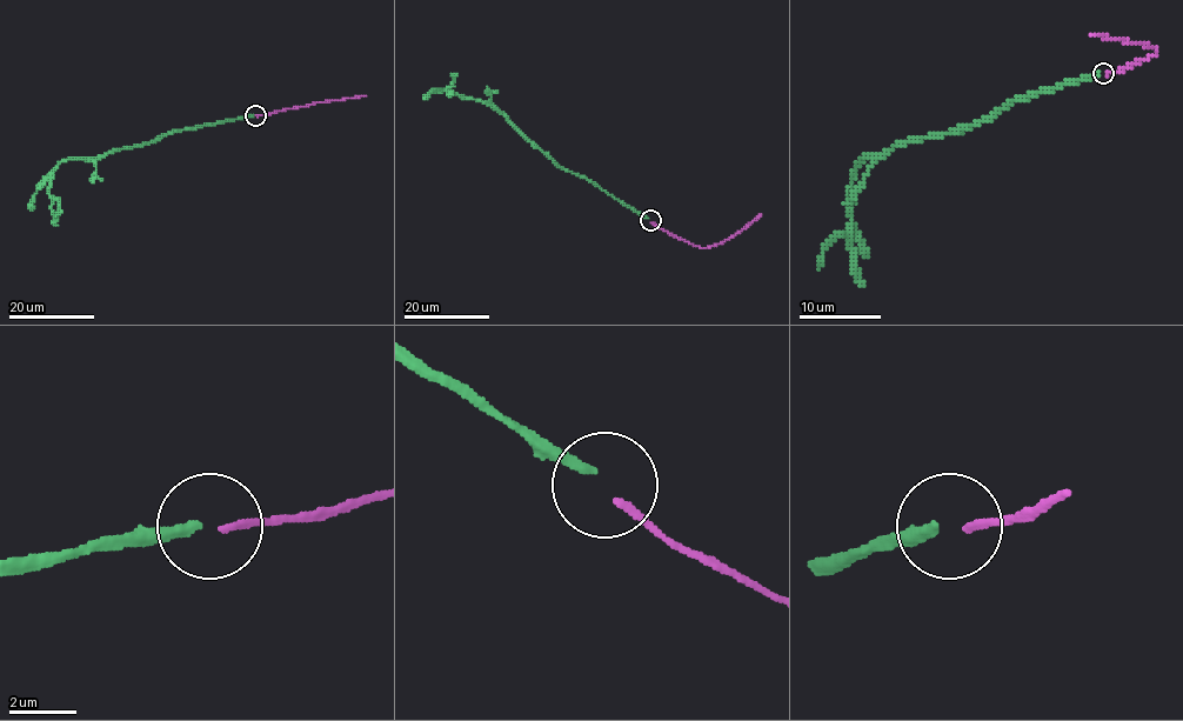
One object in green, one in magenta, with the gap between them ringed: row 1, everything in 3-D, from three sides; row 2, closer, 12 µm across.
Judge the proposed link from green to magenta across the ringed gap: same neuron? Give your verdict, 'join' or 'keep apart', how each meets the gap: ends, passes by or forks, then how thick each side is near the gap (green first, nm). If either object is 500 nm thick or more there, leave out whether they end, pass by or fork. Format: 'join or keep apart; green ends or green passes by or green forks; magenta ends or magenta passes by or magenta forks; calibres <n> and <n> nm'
keep apart; green ends; magenta ends; calibres 280 and 190 nm

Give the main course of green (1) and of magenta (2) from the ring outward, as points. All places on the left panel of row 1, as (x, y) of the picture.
1: (254, 115), (165, 133), (147, 142), (113, 149), (101, 155), (62, 161), (54, 172), (49, 187), (55, 226)
2: (255, 115), (366, 95)

